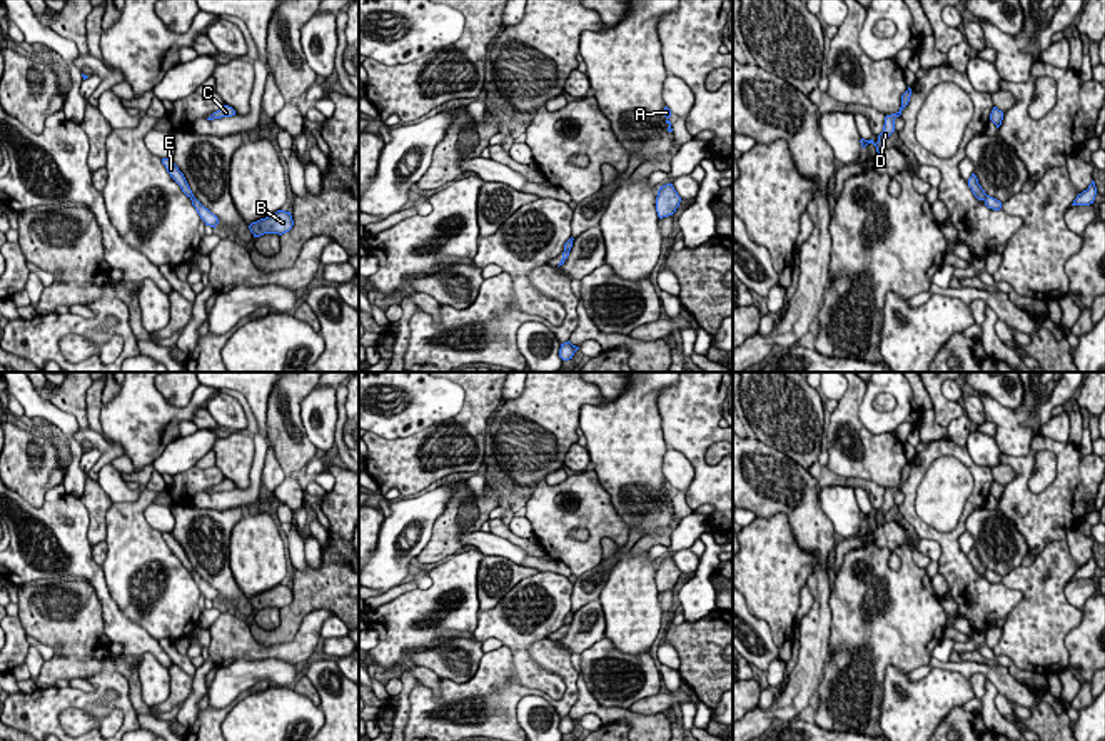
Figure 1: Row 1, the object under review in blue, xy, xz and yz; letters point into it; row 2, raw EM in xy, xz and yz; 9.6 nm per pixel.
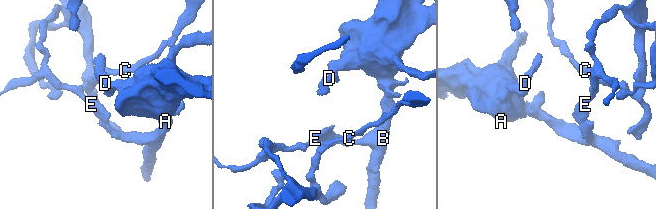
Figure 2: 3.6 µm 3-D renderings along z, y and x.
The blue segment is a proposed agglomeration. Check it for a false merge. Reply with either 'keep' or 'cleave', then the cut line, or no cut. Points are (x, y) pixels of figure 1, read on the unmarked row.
cleave; cut in yz along (987, 569), (983, 573)

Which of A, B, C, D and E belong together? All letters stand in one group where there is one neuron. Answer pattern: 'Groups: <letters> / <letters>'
Groups: A B D / C E

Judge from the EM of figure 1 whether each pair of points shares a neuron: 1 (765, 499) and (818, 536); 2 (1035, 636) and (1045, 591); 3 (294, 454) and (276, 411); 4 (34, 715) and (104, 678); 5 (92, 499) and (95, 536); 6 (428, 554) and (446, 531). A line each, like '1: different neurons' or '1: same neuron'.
1: same neuron
2: same neuron
3: same neuron
4: same neuron
5: same neuron
6: same neuron

